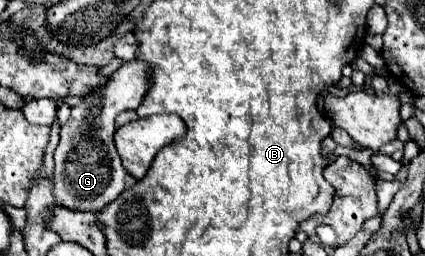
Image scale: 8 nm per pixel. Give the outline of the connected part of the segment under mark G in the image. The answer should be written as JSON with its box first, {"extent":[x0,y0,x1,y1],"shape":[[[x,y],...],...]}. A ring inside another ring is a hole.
{"extent":[52,59,150,213],"shape":[[[132,59],[122,63],[122,67],[106,79],[104,87],[96,87],[92,95],[86,95],[72,109],[72,115],[60,131],[60,143],[54,151],[56,167],[52,175],[52,195],[58,207],[98,213],[126,189],[126,171],[114,147],[114,121],[118,113],[138,109],[146,95],[144,91],[150,87],[148,81],[150,65]]]}

